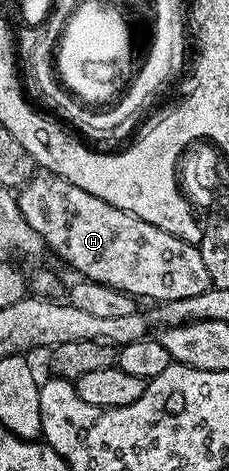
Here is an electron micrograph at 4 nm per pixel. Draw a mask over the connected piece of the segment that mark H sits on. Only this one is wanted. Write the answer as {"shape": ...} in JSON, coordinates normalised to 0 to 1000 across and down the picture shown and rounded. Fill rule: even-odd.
{"shape":[[[197,361],[170,363],[122,389],[96,393],[74,418],[87,454],[105,454],[122,480],[175,497],[223,537],[236,533],[279,558],[310,561],[345,577],[345,588],[489,607],[590,633],[642,628],[655,637],[707,637],[703,641],[856,633],[926,609],[908,565],[891,565],[869,520],[803,514],[769,505],[769,497],[734,497],[699,488],[699,480],[664,480],[664,471],[629,471],[629,463],[594,463],[419,420],[419,412],[384,412],[384,403],[349,403],[349,395],[279,378]]]}

